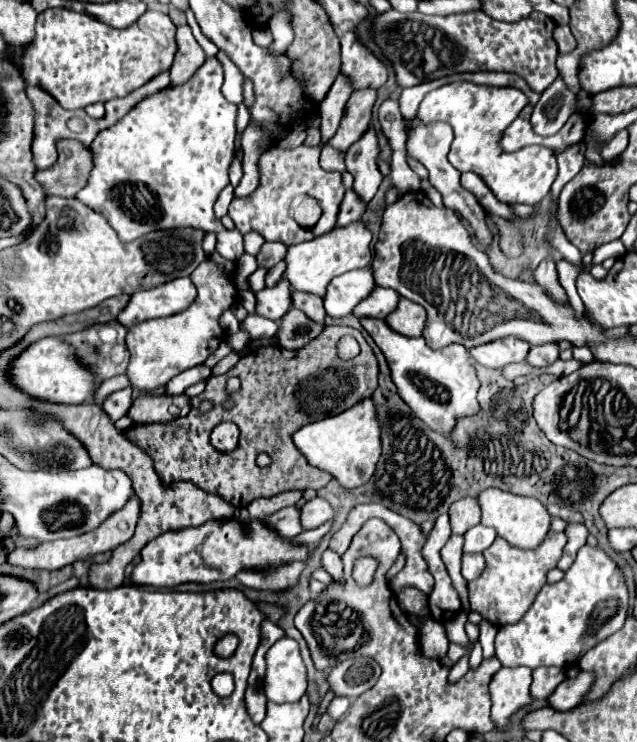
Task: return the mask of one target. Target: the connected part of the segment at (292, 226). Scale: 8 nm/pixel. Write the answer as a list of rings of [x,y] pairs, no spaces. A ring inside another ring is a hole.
[[[272,147],[268,153],[260,157],[260,185],[248,197],[234,197],[228,209],[236,229],[244,235],[248,231],[260,233],[266,241],[284,241],[286,245],[298,245],[302,241],[310,241],[324,233],[330,233],[336,227],[336,213],[340,211],[340,201],[344,199],[342,175],[336,171],[324,171],[318,165],[320,147],[296,147],[282,149]],[[296,195],[312,195],[320,199],[322,219],[314,227],[300,227],[290,215],[290,201]]]

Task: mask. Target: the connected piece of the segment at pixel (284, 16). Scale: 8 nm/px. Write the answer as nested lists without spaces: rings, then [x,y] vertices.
[[[286,11],[276,13],[276,17],[270,19],[268,29],[272,31],[272,37],[274,37],[274,41],[268,49],[272,49],[272,53],[284,53],[288,49],[288,45],[292,43],[292,39],[294,39],[292,27],[288,23],[288,13]]]

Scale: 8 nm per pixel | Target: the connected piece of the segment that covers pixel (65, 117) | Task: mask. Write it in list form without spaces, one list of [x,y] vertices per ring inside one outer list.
[[[30,85],[28,87],[28,97],[32,99],[35,110],[35,127],[34,139],[32,142],[32,151],[34,151],[34,163],[38,169],[48,169],[50,165],[54,165],[56,161],[50,161],[56,157],[56,141],[60,139],[78,139],[84,145],[90,145],[96,135],[108,127],[112,127],[116,121],[120,121],[120,111],[106,111],[106,115],[102,119],[92,119],[86,115],[86,111],[66,111],[62,109],[60,103],[50,95],[44,93],[44,89],[40,89],[38,85]]]

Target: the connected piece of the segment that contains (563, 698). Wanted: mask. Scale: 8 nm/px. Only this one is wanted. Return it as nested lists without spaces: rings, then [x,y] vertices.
[[[580,671],[580,675],[576,679],[564,679],[560,683],[560,687],[552,693],[548,703],[560,711],[568,711],[568,709],[582,705],[586,693],[594,685],[594,677],[596,675],[592,671]]]

